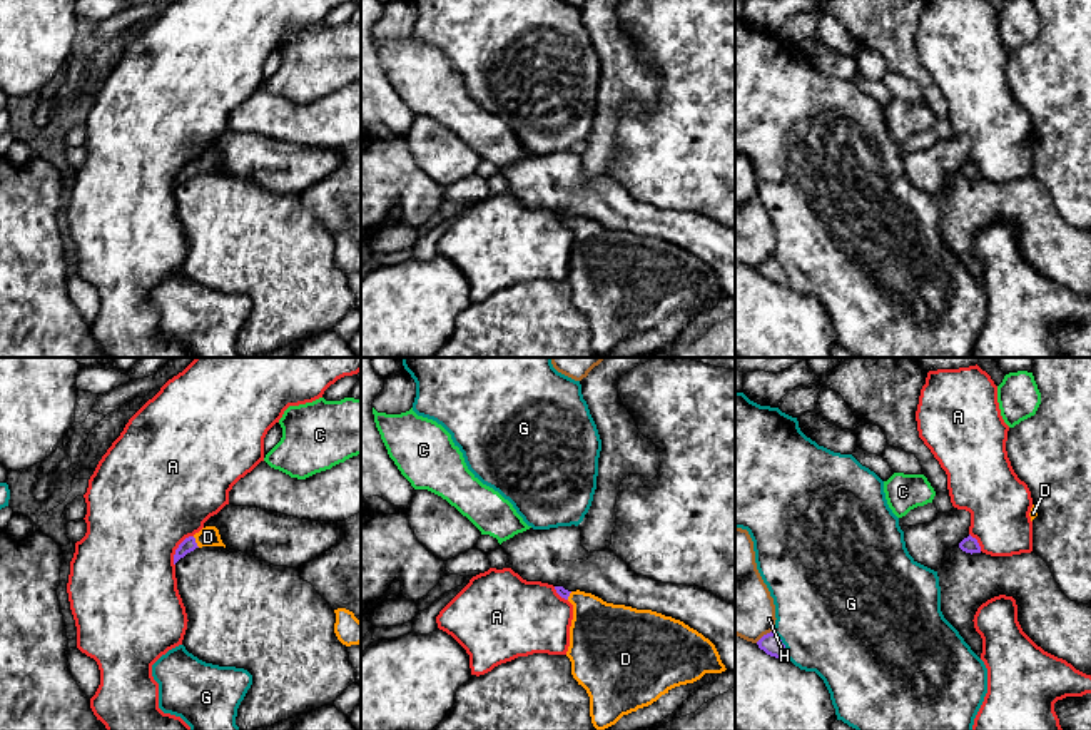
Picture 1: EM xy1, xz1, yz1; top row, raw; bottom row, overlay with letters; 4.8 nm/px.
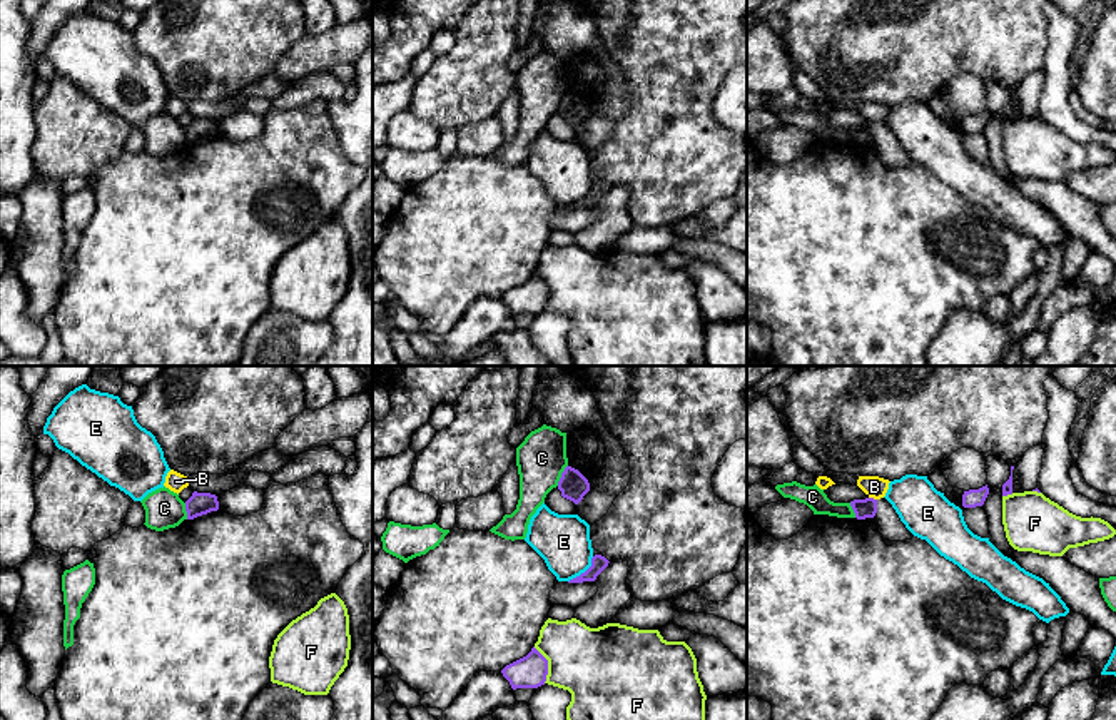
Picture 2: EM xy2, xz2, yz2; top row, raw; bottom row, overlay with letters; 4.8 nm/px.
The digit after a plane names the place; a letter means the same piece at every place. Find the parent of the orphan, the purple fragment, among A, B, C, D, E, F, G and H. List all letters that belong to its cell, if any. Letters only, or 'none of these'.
D

